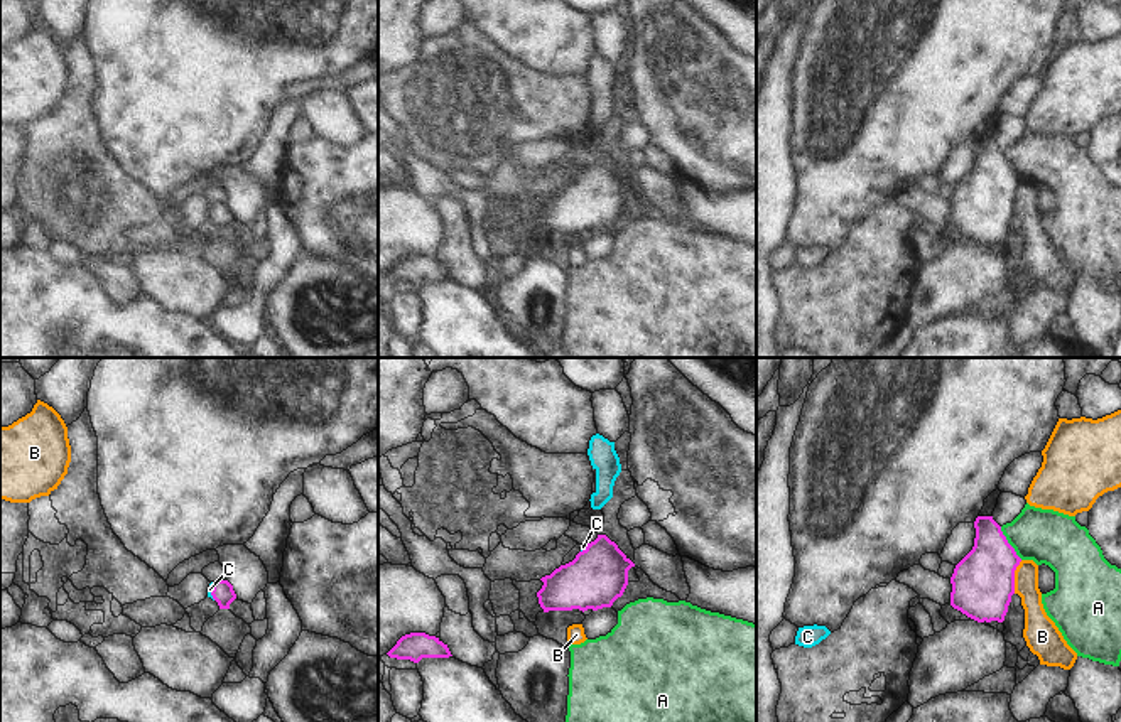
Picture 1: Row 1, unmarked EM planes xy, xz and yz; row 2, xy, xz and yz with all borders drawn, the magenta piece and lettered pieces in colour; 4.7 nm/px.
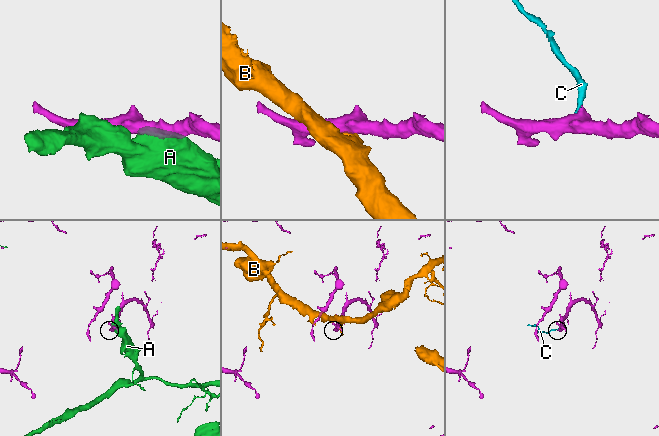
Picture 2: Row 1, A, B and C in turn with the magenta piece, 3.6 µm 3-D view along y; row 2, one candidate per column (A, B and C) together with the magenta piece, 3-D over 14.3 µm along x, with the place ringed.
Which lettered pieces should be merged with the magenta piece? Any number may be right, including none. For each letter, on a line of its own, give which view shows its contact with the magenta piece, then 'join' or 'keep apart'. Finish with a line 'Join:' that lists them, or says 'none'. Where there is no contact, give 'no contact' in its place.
A: yz | keep apart
B: yz | keep apart
C: xy | join
Join: C

